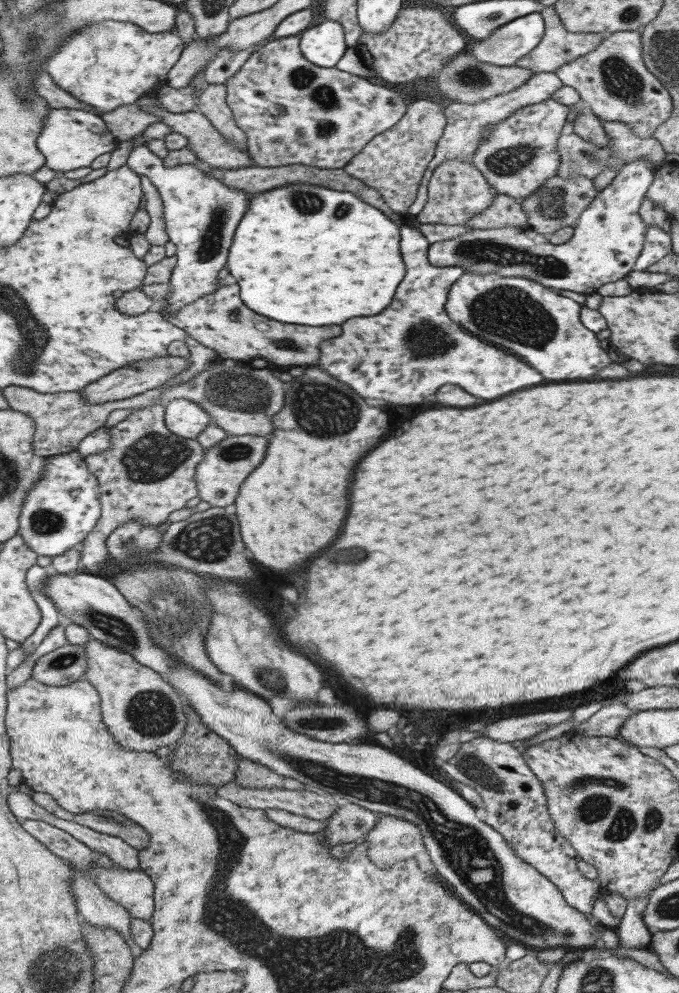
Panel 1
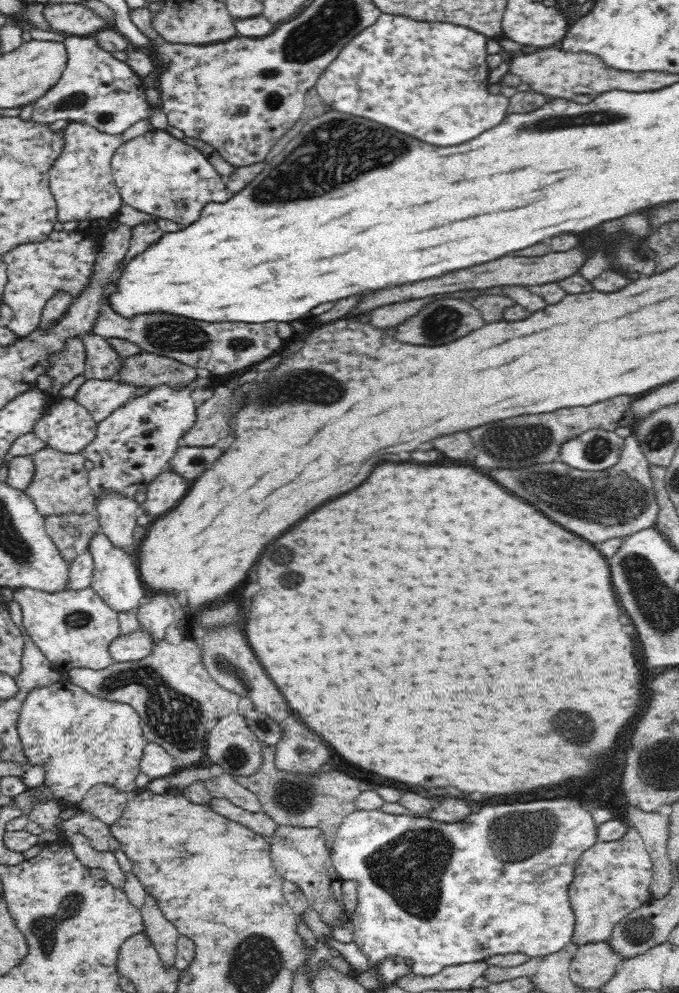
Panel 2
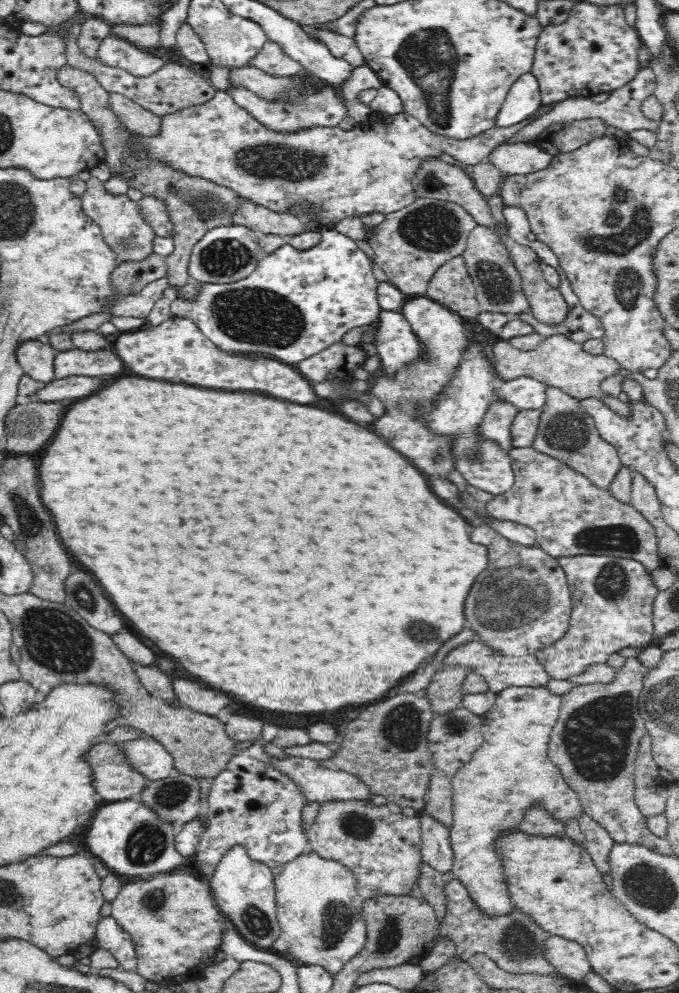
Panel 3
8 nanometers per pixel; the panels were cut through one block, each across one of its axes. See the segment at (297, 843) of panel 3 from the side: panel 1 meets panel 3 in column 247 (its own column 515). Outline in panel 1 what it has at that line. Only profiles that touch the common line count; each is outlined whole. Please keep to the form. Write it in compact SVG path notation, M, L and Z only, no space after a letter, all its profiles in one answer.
M479 736L461 743L455 753L452 758L441 762L441 768L453 780L470 786L479 795L486 812L483 822L509 843L519 859L552 882L573 910L587 916L602 890L596 878L585 878L577 869L577 852L554 827L547 810L543 787L525 765L520 748L511 746L509 742Z

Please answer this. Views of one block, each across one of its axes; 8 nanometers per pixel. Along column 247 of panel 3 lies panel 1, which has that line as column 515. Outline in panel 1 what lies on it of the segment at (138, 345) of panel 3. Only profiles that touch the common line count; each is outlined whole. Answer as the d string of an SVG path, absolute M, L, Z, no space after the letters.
M403 224L399 226L399 230L401 230L399 248L401 248L401 256L405 258L405 276L395 290L391 306L385 308L385 312L379 312L377 316L357 316L353 320L347 320L343 324L343 338L337 336L321 344L319 368L339 382L347 384L355 394L363 398L381 398L397 406L419 404L423 402L423 396L421 396L423 392L425 396L431 396L443 384L455 384L463 388L465 392L469 392L471 396L477 396L483 400L501 398L509 392L541 384L543 378L533 368L505 354L505 350L469 334L449 319L445 313L445 300L447 300L449 288L463 274L463 270L459 266L434 267L429 264L426 259L428 244L419 230Z

